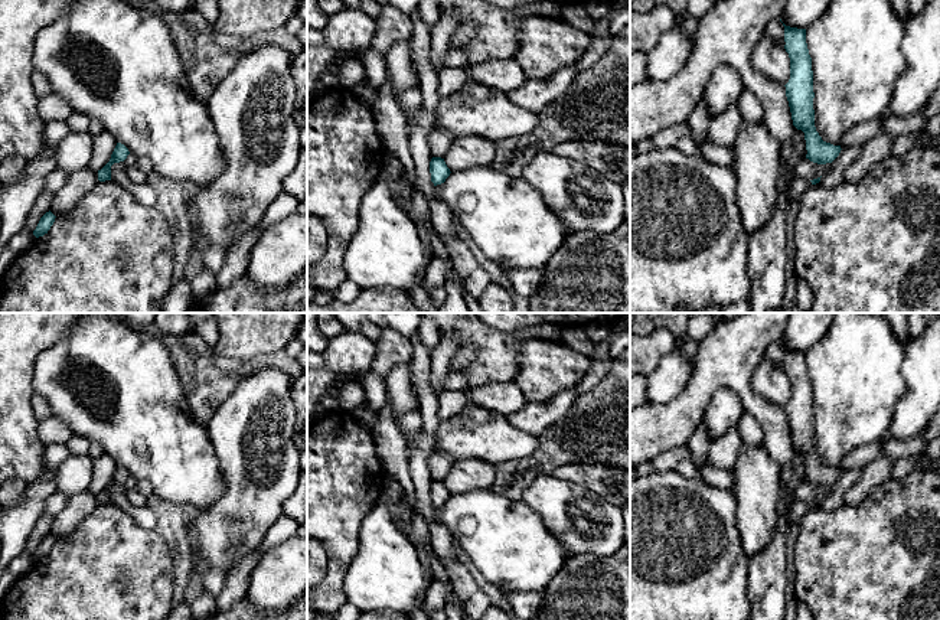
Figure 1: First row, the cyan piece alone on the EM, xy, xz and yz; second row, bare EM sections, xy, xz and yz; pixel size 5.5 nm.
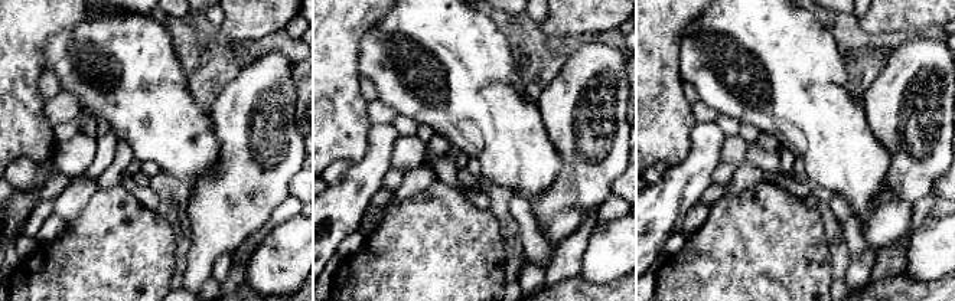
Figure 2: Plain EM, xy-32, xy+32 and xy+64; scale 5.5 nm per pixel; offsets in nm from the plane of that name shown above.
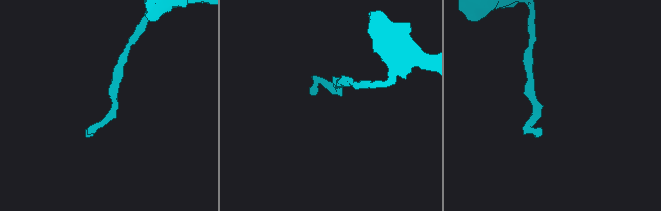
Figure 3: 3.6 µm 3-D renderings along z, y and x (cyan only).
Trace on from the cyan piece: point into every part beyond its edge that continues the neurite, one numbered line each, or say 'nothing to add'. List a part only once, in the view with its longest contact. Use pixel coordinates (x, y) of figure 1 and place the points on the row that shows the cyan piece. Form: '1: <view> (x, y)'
nothing to add

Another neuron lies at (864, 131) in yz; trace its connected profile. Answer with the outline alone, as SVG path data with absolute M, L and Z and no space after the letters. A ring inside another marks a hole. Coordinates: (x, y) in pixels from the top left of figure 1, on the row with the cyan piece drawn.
M882 117L871 120L868 123L861 123L856 127L851 128L842 138L841 138L841 149L849 146L862 146L875 137L882 128Z

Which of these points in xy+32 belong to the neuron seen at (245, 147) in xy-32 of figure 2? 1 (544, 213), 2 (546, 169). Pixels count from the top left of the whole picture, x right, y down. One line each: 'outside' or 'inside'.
1: inside
2: outside

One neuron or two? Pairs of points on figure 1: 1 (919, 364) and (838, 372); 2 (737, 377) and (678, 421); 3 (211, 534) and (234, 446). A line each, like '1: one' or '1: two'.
1: two
2: one
3: one

